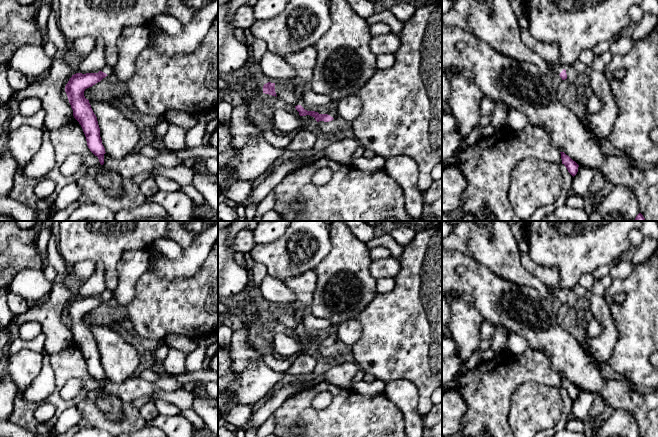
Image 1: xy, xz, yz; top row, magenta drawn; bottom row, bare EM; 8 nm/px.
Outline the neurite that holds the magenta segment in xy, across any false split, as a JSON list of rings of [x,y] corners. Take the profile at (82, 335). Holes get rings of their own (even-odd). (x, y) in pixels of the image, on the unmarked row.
[[[106,289],[98,297],[76,297],[72,299],[65,310],[74,342],[81,349],[90,375],[98,381],[101,389],[104,388],[105,372],[100,361],[100,352],[89,324],[85,322],[84,315],[100,306],[103,302],[113,298],[114,291]]]

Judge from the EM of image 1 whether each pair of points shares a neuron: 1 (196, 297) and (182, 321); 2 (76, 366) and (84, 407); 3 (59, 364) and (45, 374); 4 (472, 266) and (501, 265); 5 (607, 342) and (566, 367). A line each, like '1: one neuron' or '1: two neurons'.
1: one neuron
2: two neurons
3: two neurons
4: two neurons
5: two neurons

